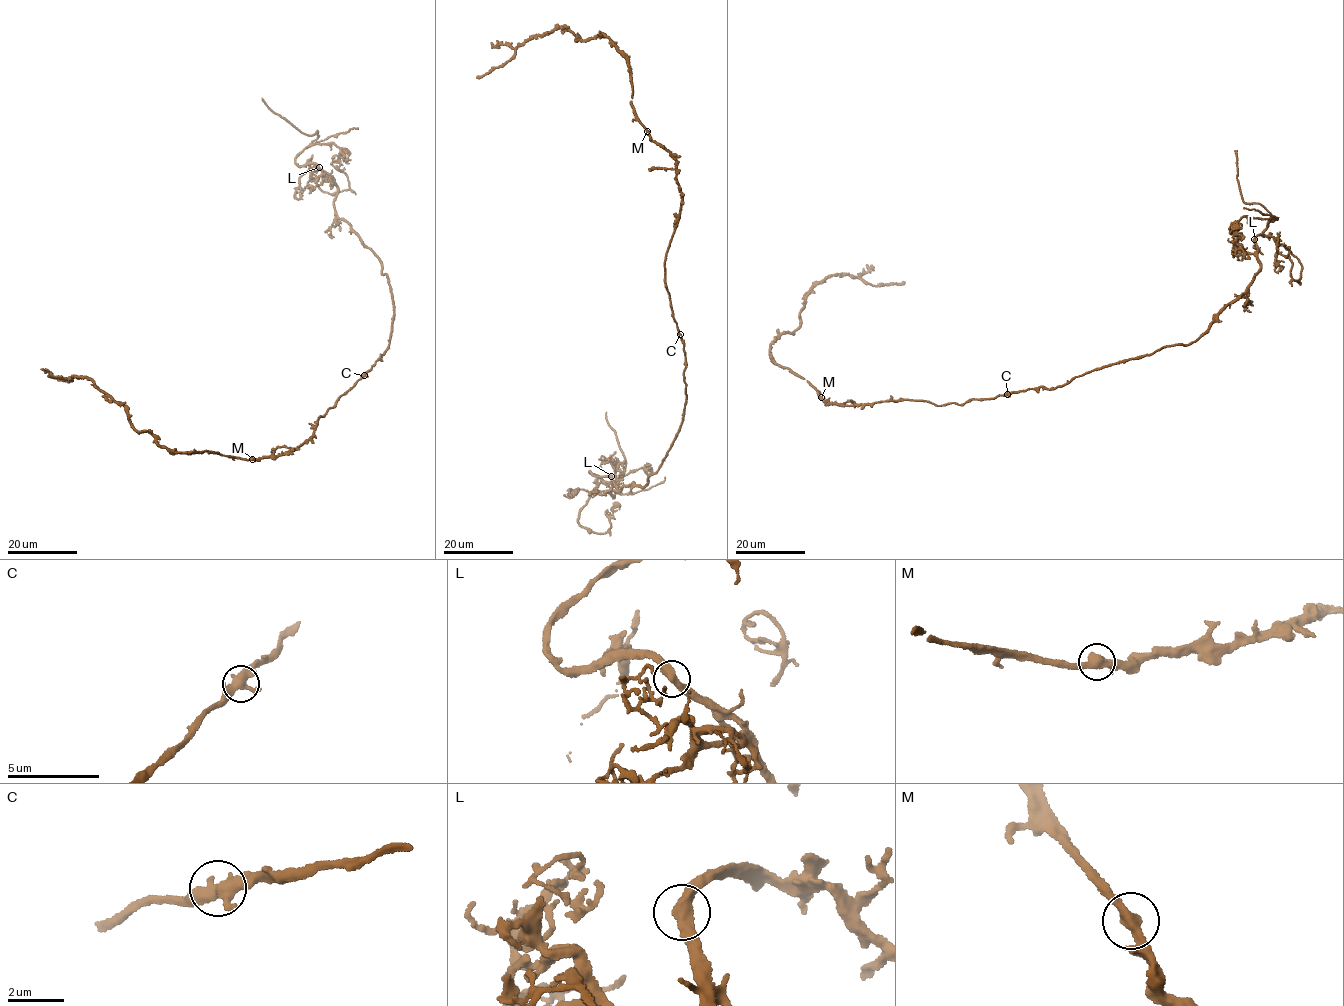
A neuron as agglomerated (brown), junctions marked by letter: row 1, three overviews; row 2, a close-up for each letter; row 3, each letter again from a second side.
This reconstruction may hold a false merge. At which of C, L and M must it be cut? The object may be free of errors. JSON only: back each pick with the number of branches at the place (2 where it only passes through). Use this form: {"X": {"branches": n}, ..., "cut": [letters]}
{"cut": []}

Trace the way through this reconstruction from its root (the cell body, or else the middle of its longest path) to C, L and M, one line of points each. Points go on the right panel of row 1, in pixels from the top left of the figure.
C: (992, 398), (1007, 394)
L: (992, 398), (1053, 389), (1094, 370), (1193, 342), (1251, 283), (1260, 268), (1254, 239)
M: (992, 398), (972, 398), (962, 404), (950, 402), (939, 406), (901, 399), (849, 405), (830, 403), (821, 397)

